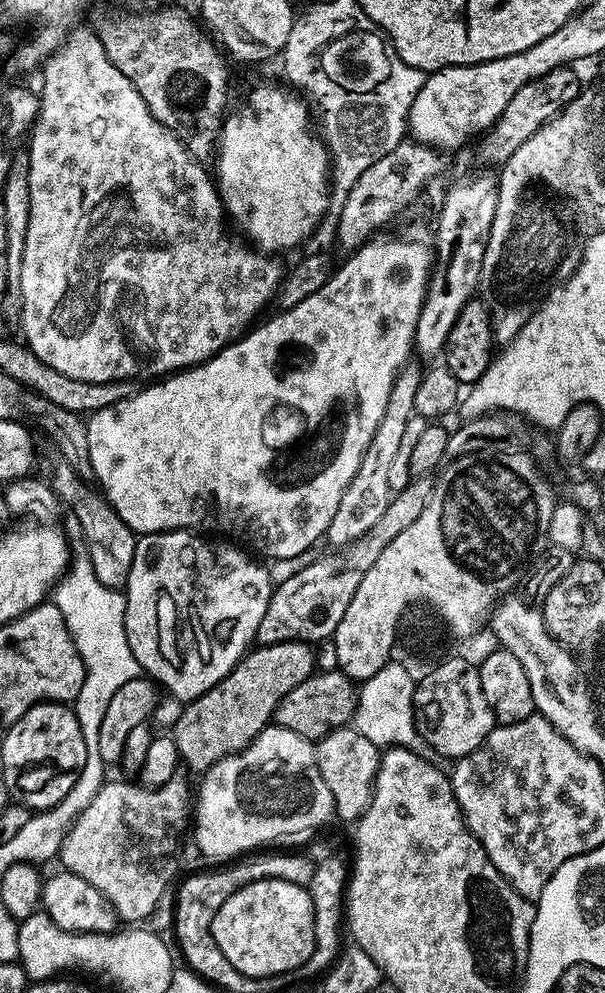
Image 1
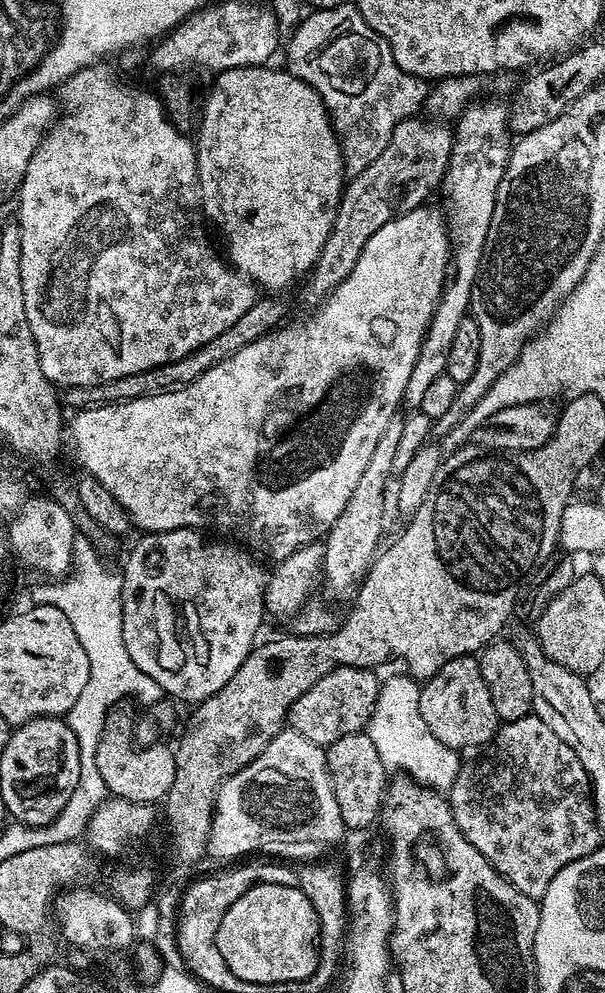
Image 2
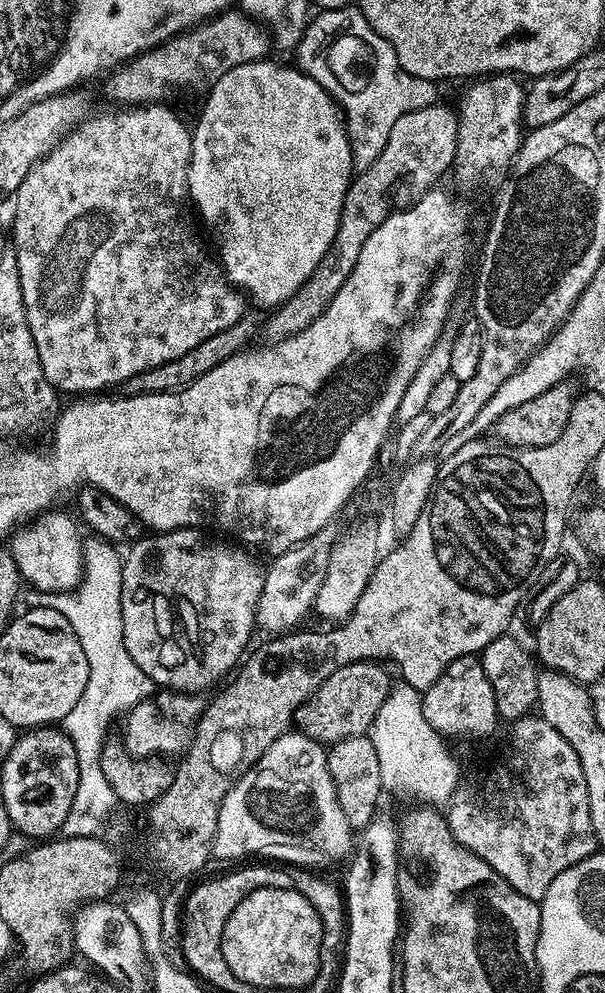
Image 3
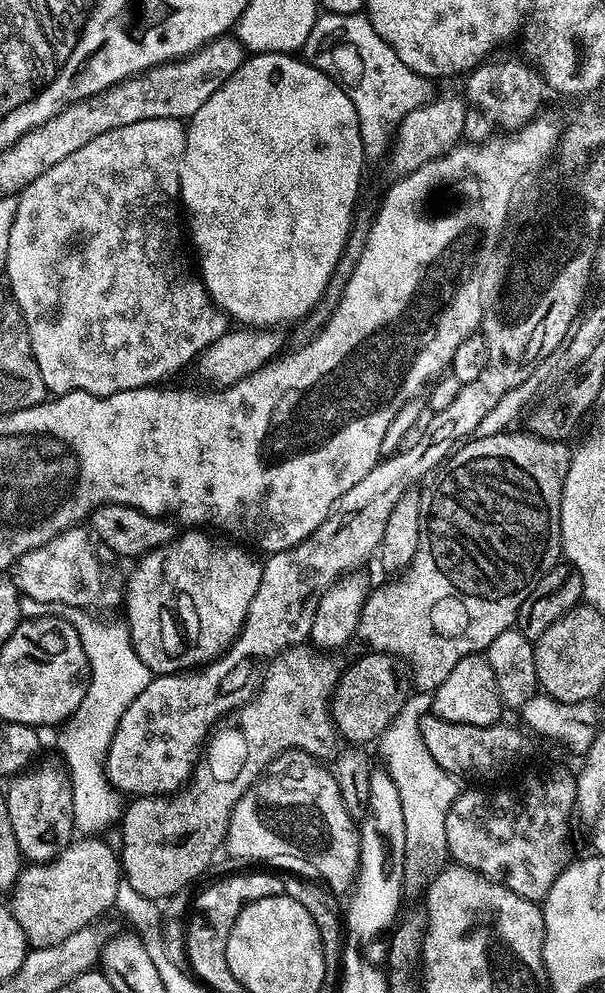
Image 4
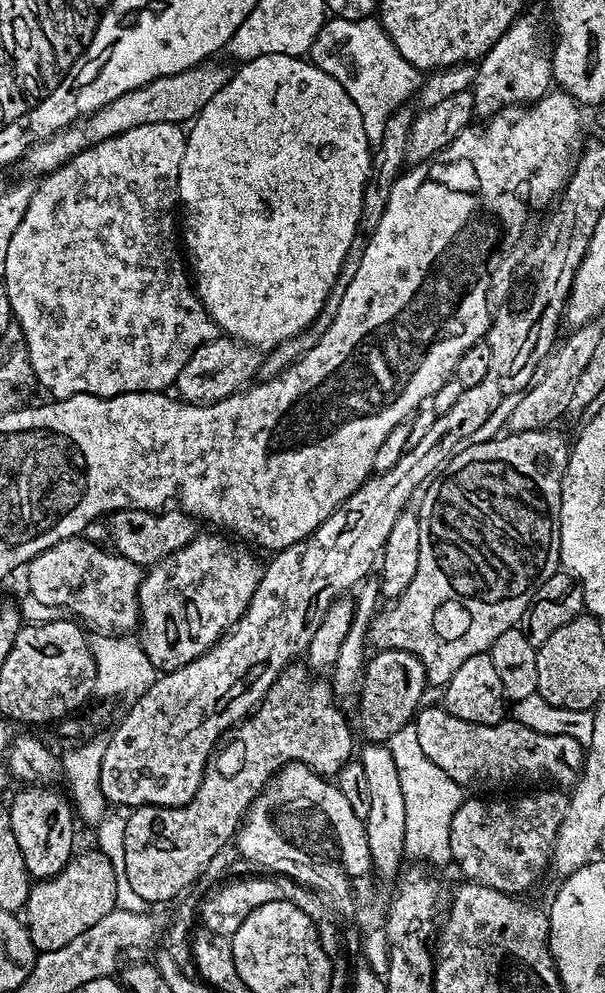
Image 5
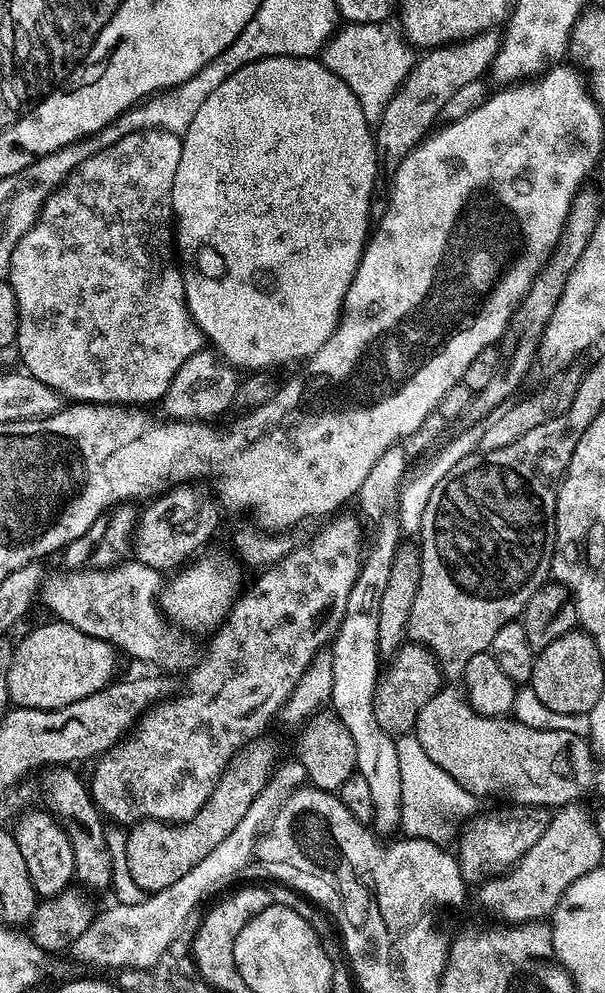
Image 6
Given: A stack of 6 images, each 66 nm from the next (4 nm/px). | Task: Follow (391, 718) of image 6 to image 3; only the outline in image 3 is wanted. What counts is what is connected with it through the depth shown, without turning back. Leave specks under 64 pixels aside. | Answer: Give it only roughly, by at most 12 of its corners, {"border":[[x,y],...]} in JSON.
{"border":[[383,663],[342,666],[296,711],[331,746],[371,729],[394,680]]}

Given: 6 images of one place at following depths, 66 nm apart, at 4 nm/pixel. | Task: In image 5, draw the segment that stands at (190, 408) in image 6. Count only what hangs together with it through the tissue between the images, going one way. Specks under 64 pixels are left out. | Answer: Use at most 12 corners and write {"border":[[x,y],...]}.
{"border":[[223,334],[194,350],[175,391],[213,404],[251,385],[265,353]]}

